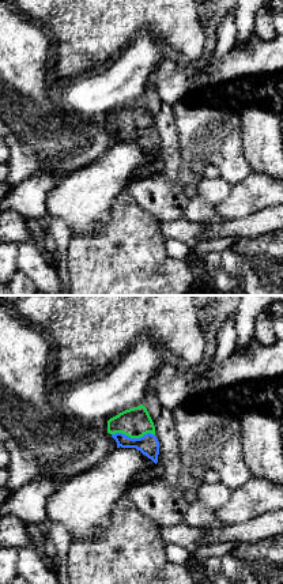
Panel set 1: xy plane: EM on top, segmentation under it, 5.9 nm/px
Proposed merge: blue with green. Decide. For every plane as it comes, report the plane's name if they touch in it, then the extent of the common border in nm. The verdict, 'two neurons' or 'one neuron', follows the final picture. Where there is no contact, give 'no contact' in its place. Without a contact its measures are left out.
xy | 260 nm

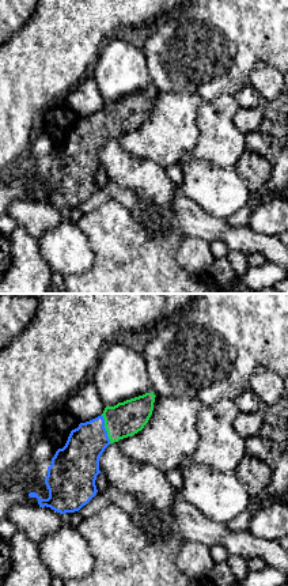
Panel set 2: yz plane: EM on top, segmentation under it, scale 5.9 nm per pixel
yz | 180 nm

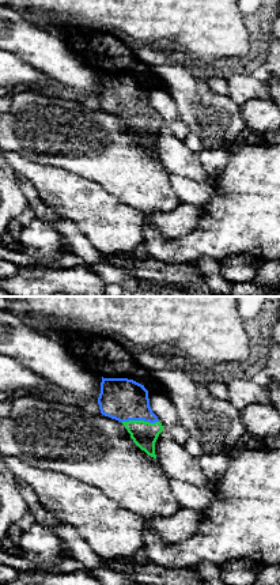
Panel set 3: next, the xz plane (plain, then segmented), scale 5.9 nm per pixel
xz | 220 nm

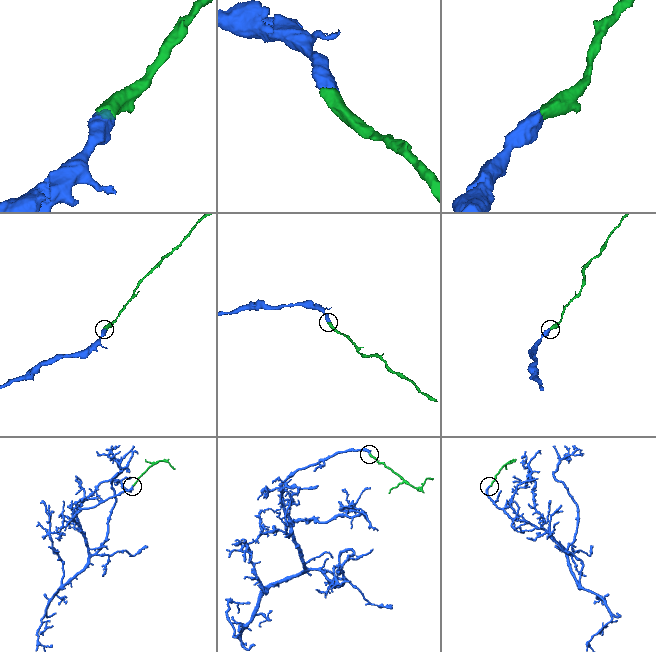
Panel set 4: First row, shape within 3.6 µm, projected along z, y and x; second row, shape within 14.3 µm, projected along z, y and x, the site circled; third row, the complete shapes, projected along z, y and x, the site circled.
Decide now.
one neuron

